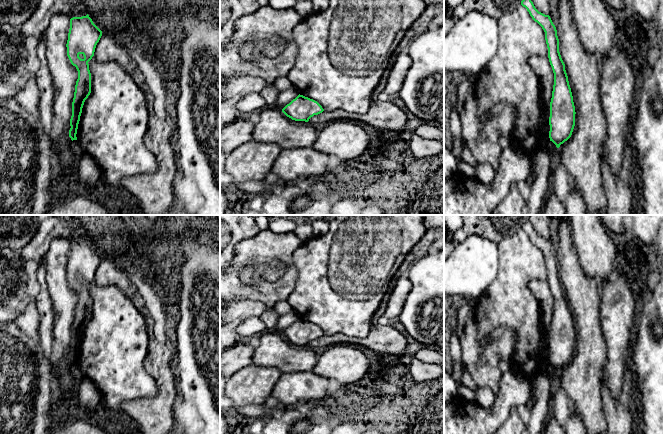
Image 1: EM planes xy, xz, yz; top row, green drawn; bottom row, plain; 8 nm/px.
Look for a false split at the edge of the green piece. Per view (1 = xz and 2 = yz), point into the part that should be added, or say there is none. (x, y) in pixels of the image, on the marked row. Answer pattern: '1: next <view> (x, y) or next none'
1: next none
2: next none

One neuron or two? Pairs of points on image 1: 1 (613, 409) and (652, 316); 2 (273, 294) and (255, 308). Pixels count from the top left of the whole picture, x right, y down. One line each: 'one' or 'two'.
1: two
2: two

